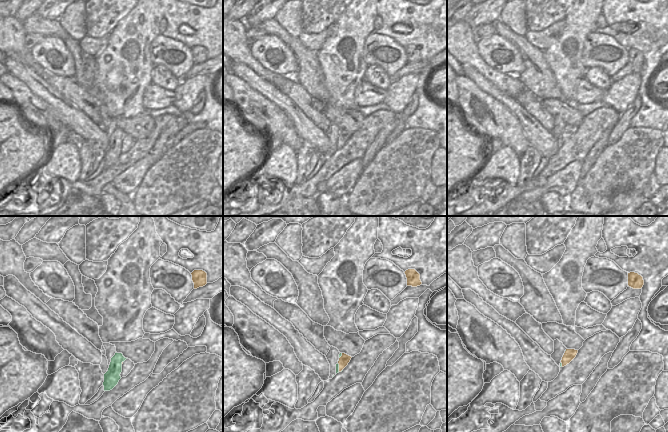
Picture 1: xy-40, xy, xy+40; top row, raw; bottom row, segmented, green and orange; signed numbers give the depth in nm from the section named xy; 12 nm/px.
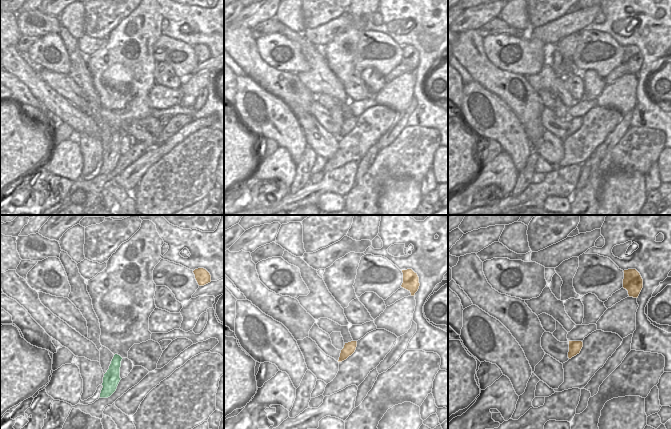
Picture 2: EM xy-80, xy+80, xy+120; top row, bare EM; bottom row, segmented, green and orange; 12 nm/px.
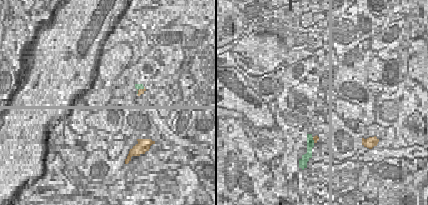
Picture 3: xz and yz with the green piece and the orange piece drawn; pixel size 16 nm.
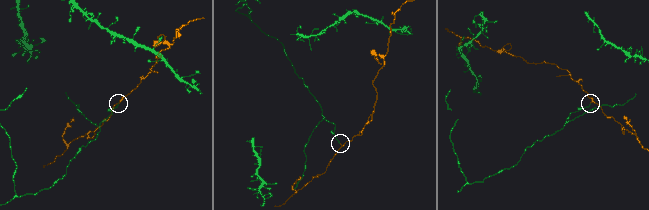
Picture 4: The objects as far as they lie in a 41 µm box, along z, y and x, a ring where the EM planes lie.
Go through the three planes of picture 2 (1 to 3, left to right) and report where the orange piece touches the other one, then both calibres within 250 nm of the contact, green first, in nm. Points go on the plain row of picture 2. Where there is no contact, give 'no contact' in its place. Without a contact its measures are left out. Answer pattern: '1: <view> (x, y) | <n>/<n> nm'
1: no contact
2: no contact
3: no contact

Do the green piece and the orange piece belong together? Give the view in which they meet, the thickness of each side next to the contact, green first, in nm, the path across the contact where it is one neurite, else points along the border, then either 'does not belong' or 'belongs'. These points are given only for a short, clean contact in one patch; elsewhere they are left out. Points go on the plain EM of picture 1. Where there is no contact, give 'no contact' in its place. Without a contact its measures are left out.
meets green in xy; 50 nm thick on the green side, 120 nm on the other; border along xy (337, 139), (338, 145), (341, 147); does not belong

